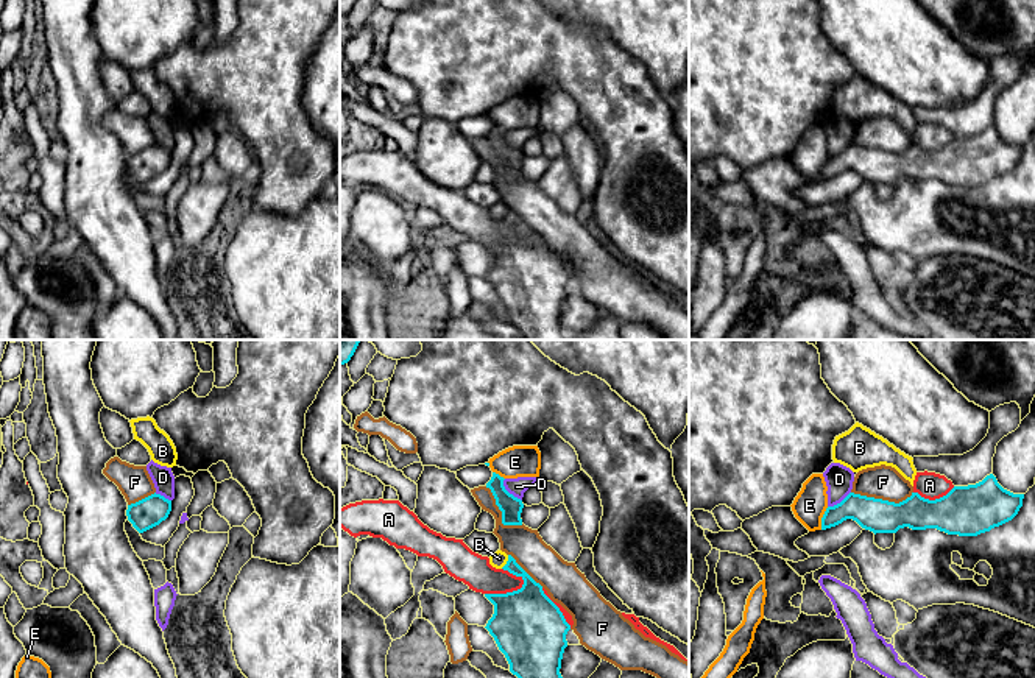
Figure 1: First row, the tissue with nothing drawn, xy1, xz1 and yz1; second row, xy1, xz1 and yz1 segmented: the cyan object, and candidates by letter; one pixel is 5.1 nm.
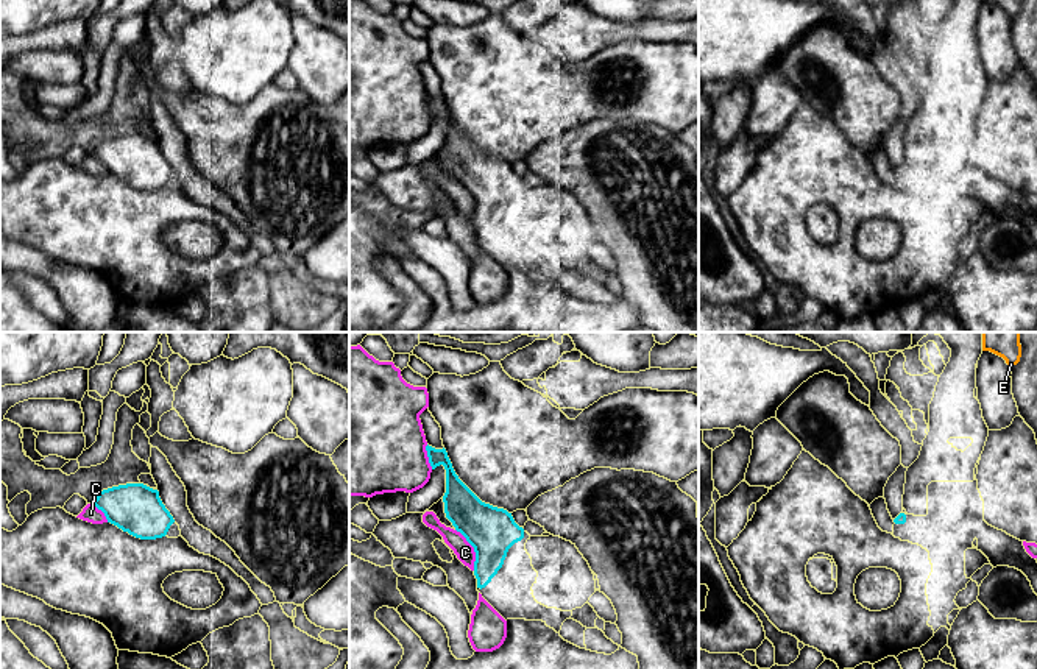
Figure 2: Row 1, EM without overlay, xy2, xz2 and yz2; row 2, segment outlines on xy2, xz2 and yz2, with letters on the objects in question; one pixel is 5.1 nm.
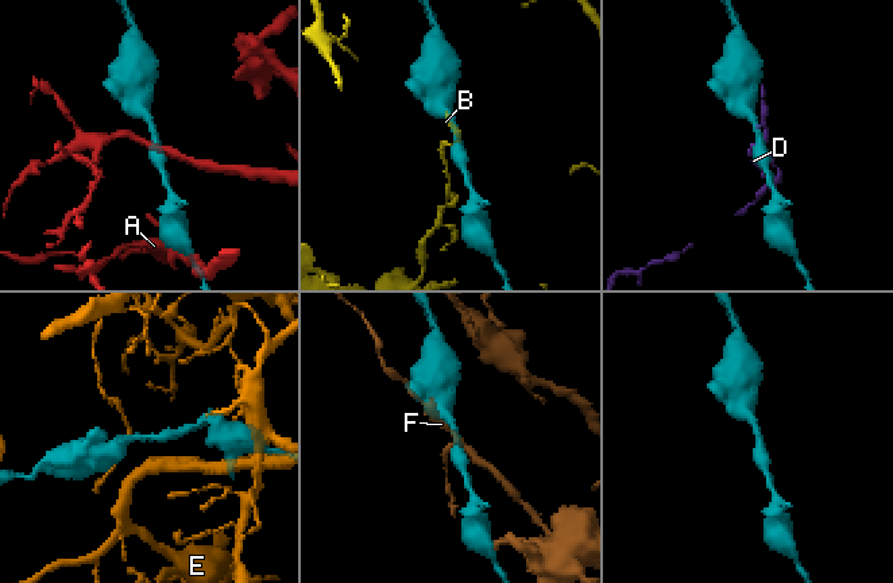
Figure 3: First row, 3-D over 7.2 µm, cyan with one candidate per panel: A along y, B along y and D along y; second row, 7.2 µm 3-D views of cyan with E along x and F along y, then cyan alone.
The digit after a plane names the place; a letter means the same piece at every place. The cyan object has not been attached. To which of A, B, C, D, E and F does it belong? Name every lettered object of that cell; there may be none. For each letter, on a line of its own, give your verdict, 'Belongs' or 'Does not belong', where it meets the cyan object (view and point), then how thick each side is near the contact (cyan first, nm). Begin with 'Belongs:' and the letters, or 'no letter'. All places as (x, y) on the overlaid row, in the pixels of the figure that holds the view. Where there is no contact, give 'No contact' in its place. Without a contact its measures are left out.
Belongs: no letter
A: Does not belong. Touches cyan at xz1 (507, 593). Thickness 380 nm (cyan) against 170 nm
B: Does not belong. Touches cyan at xz1 (507, 561). Thickness 190 nm (cyan) against 80 nm
C: Does not belong. Touches cyan at xz2 (474, 549). Thickness 240 nm (cyan) against 100 nm
D: Does not belong. Touches cyan at xz1 (507, 491). Thickness 110 nm (cyan) against 90 nm
E: Does not belong. Touches cyan at yz1 (822, 518). Thickness 170 nm (cyan) against 170 nm
F: Does not belong. Touches cyan at yz1 (881, 499). Thickness 180 nm (cyan) against 180 nm

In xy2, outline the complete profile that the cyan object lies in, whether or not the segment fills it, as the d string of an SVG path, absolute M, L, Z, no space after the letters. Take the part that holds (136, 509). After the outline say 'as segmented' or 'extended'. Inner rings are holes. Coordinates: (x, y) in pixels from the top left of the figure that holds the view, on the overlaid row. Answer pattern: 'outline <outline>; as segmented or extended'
outline M126 483L98 493L94 505L101 510L108 522L140 538L181 536L179 526L159 497L157 488L143 483Z; extended

